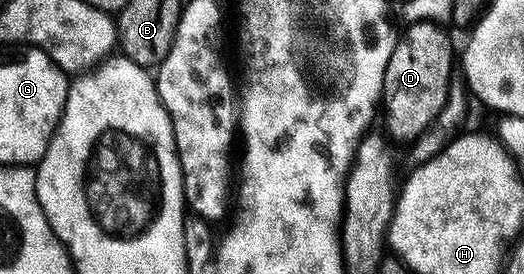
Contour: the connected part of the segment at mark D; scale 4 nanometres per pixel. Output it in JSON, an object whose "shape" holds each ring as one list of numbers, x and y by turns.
{"shape":[[416,21,406,26,406,34,399,37,396,48,392,52,392,60,388,60,388,68,384,72,384,84,382,85,381,105,386,106,386,130,385,133,391,139,398,142,414,142,426,129,437,123,438,115,447,104,449,90,452,83,450,65,455,65,456,55,450,46,449,33,437,21]]}

